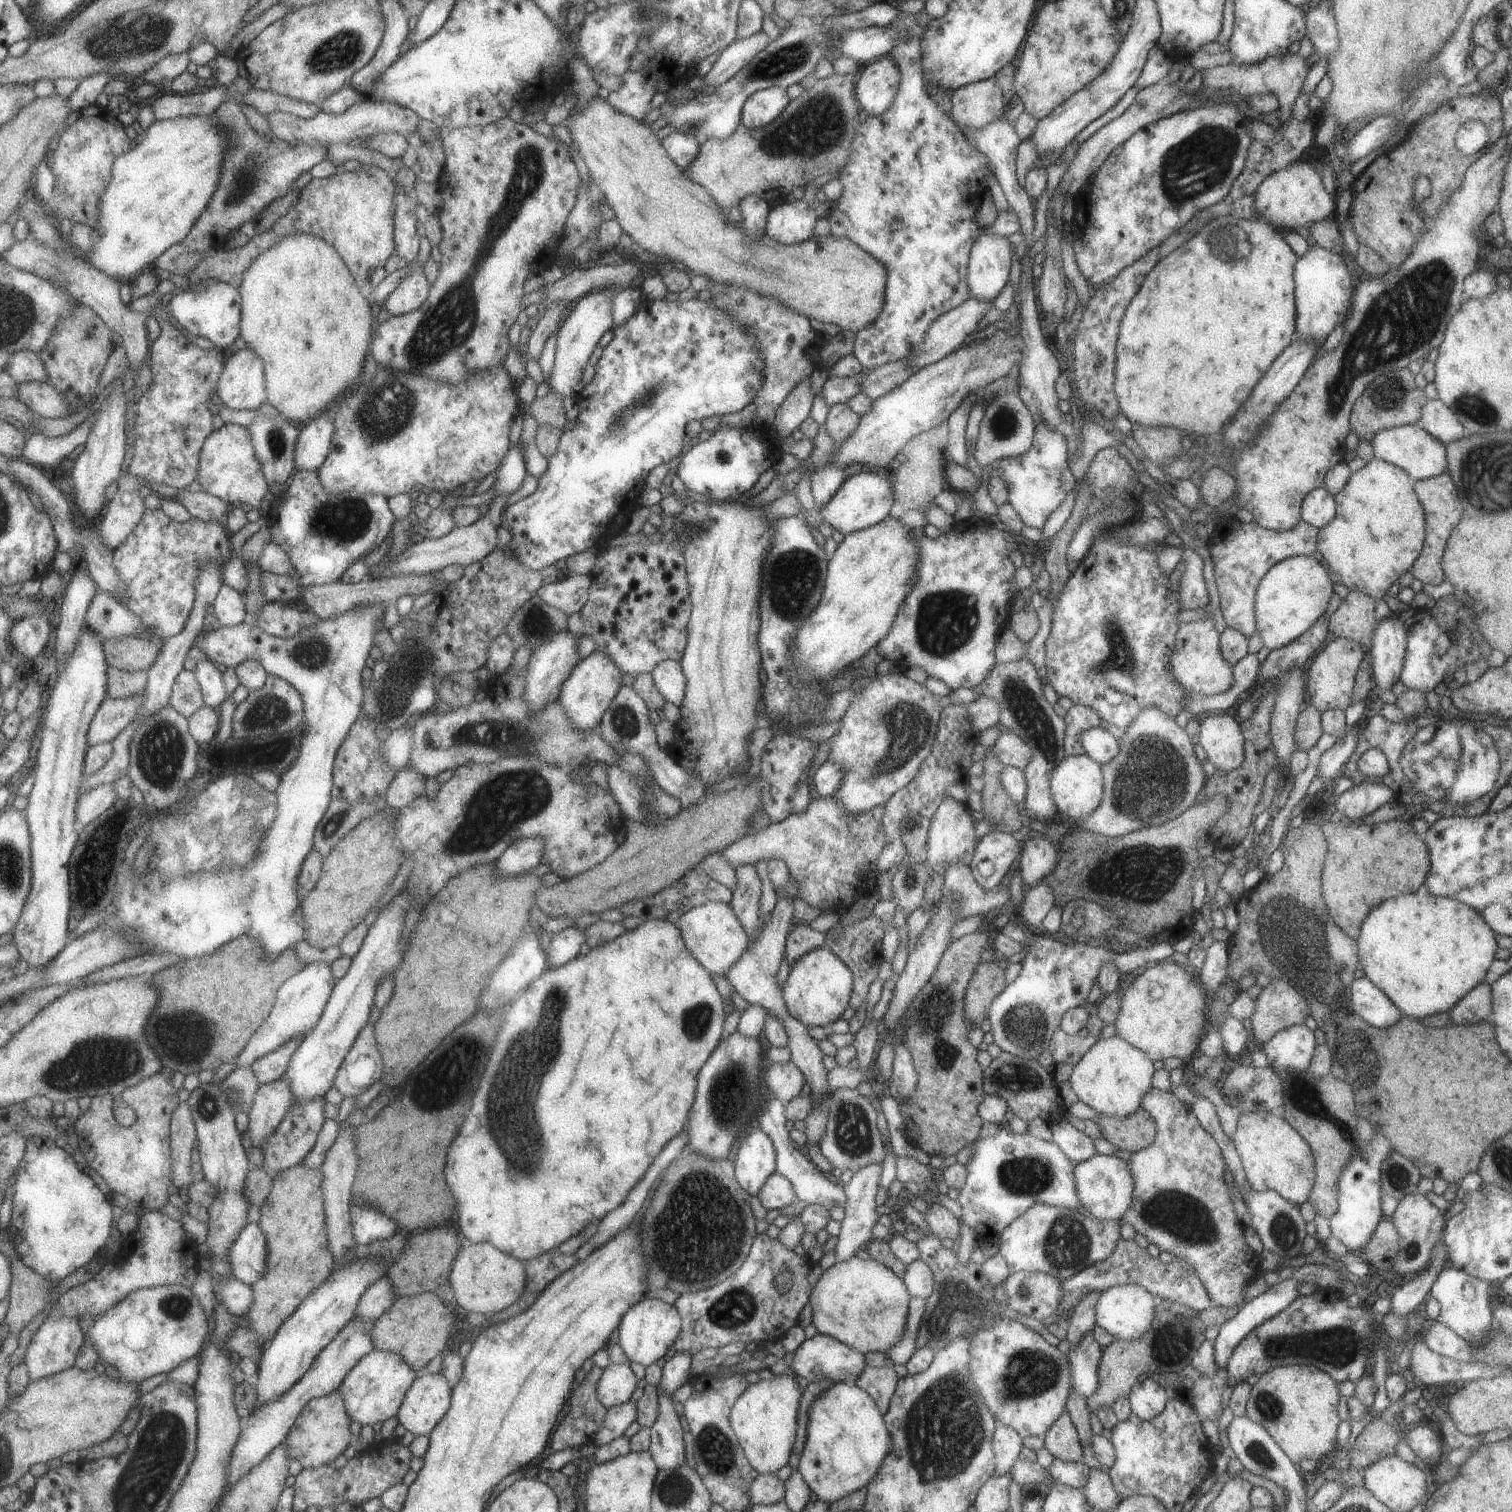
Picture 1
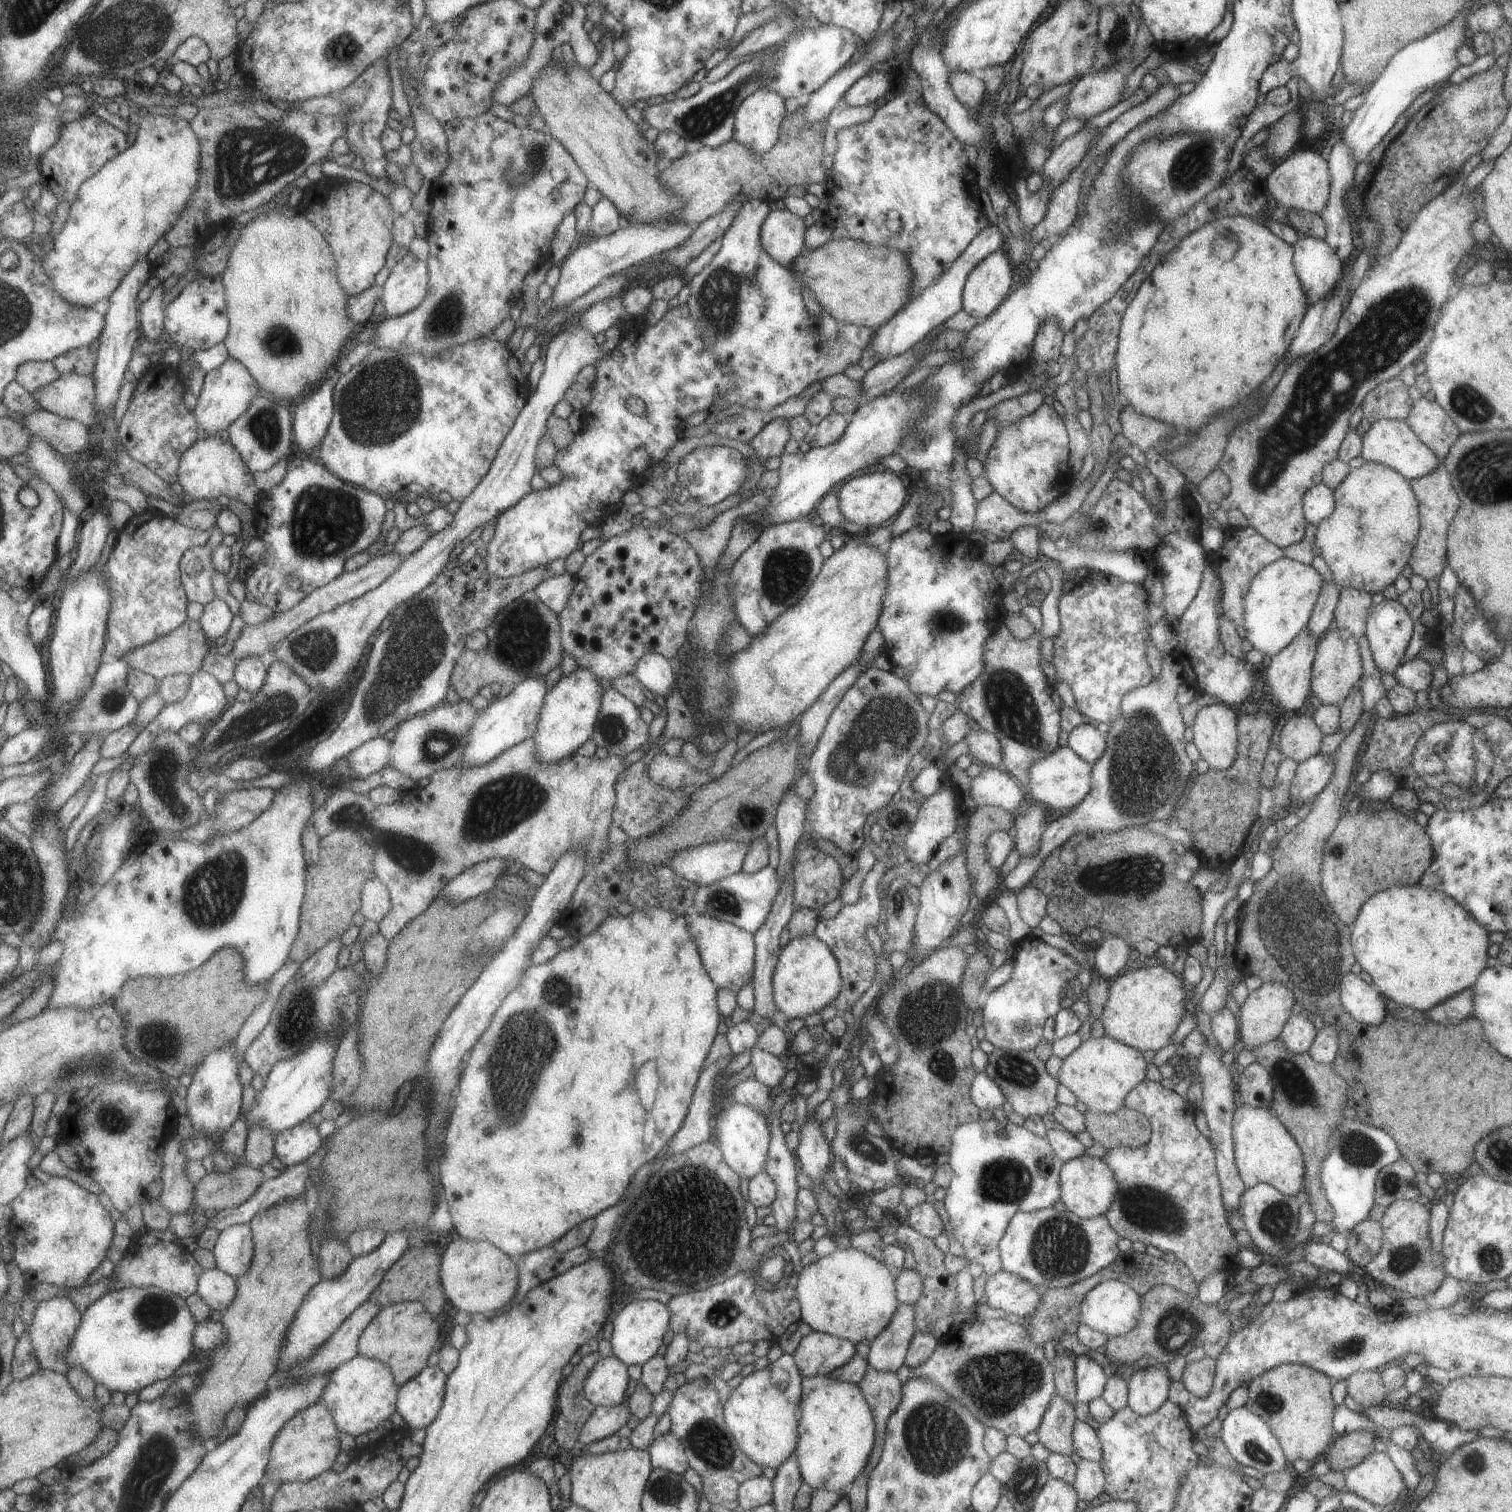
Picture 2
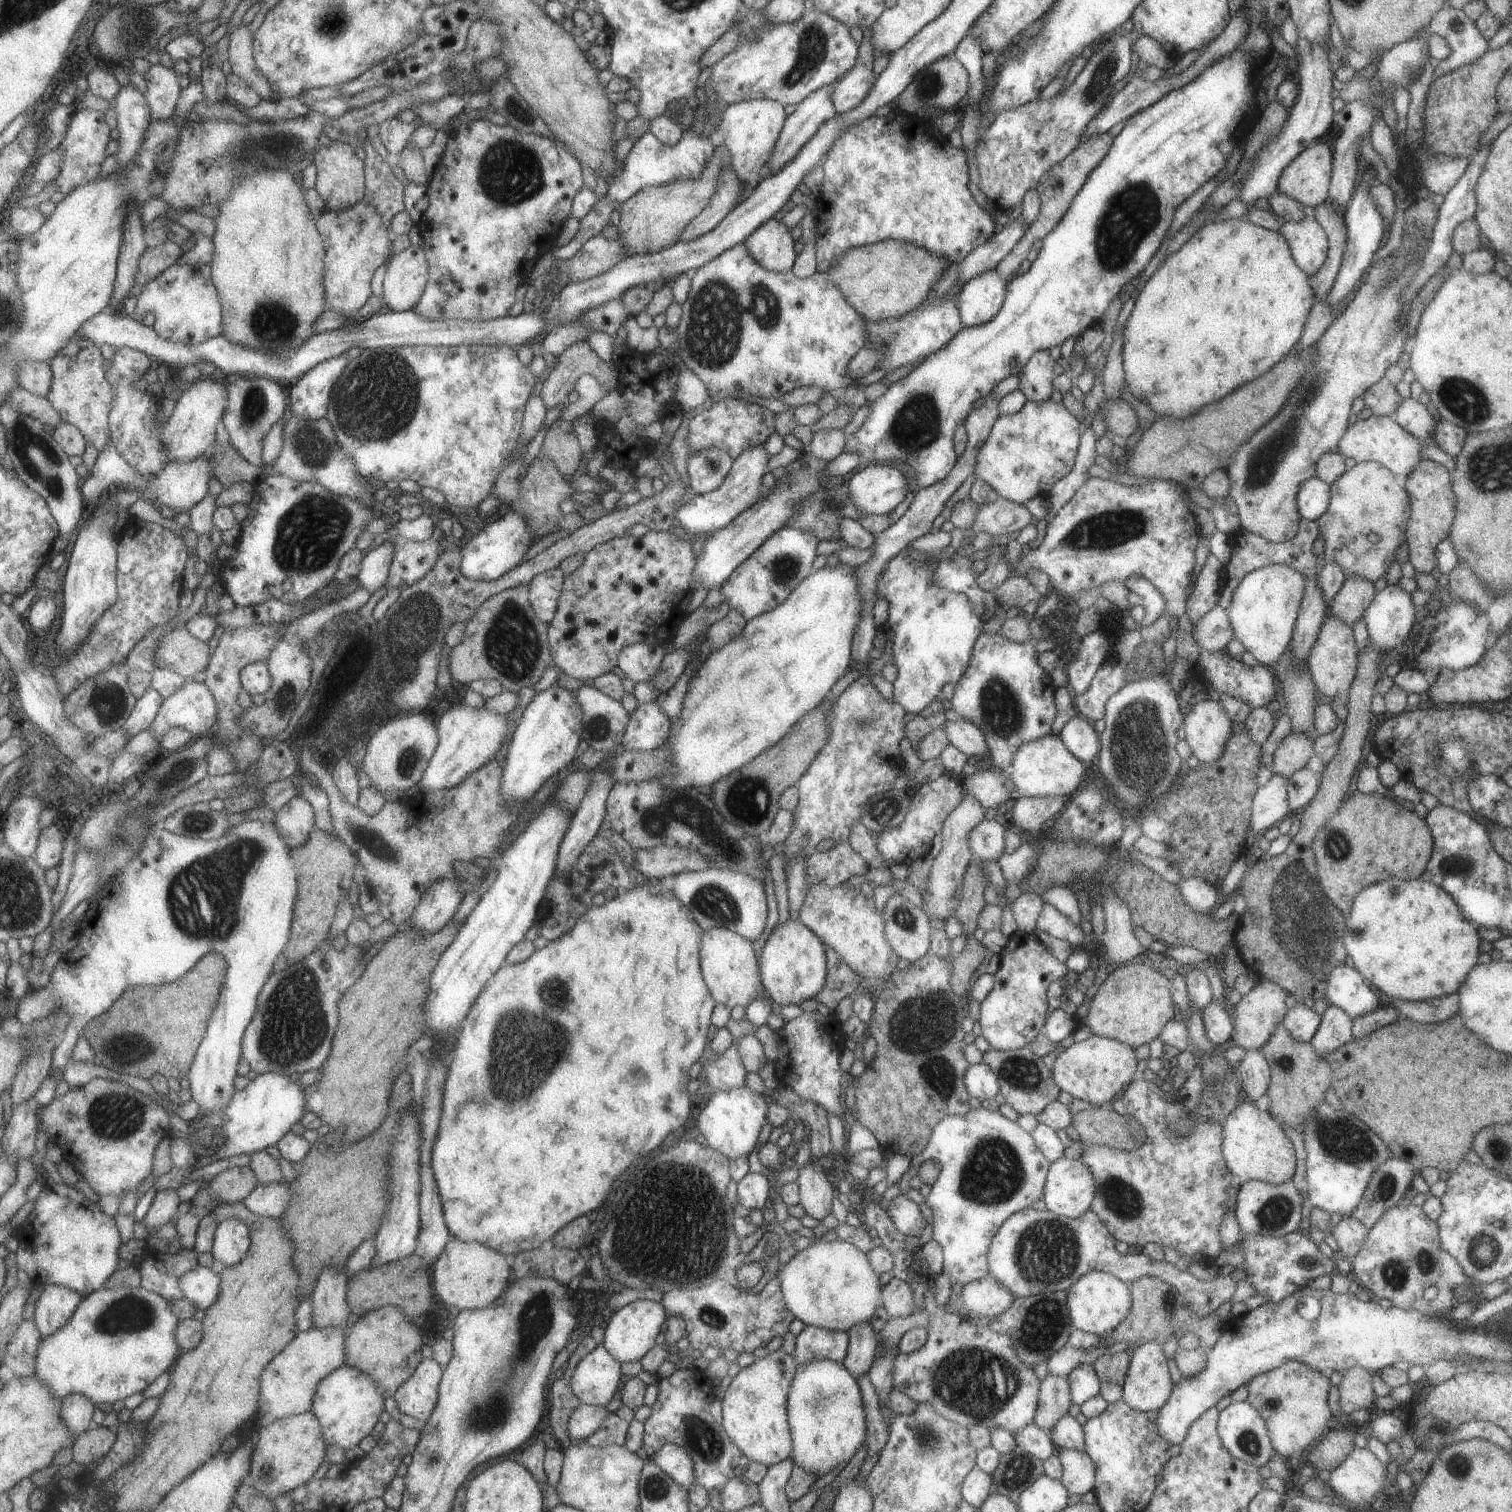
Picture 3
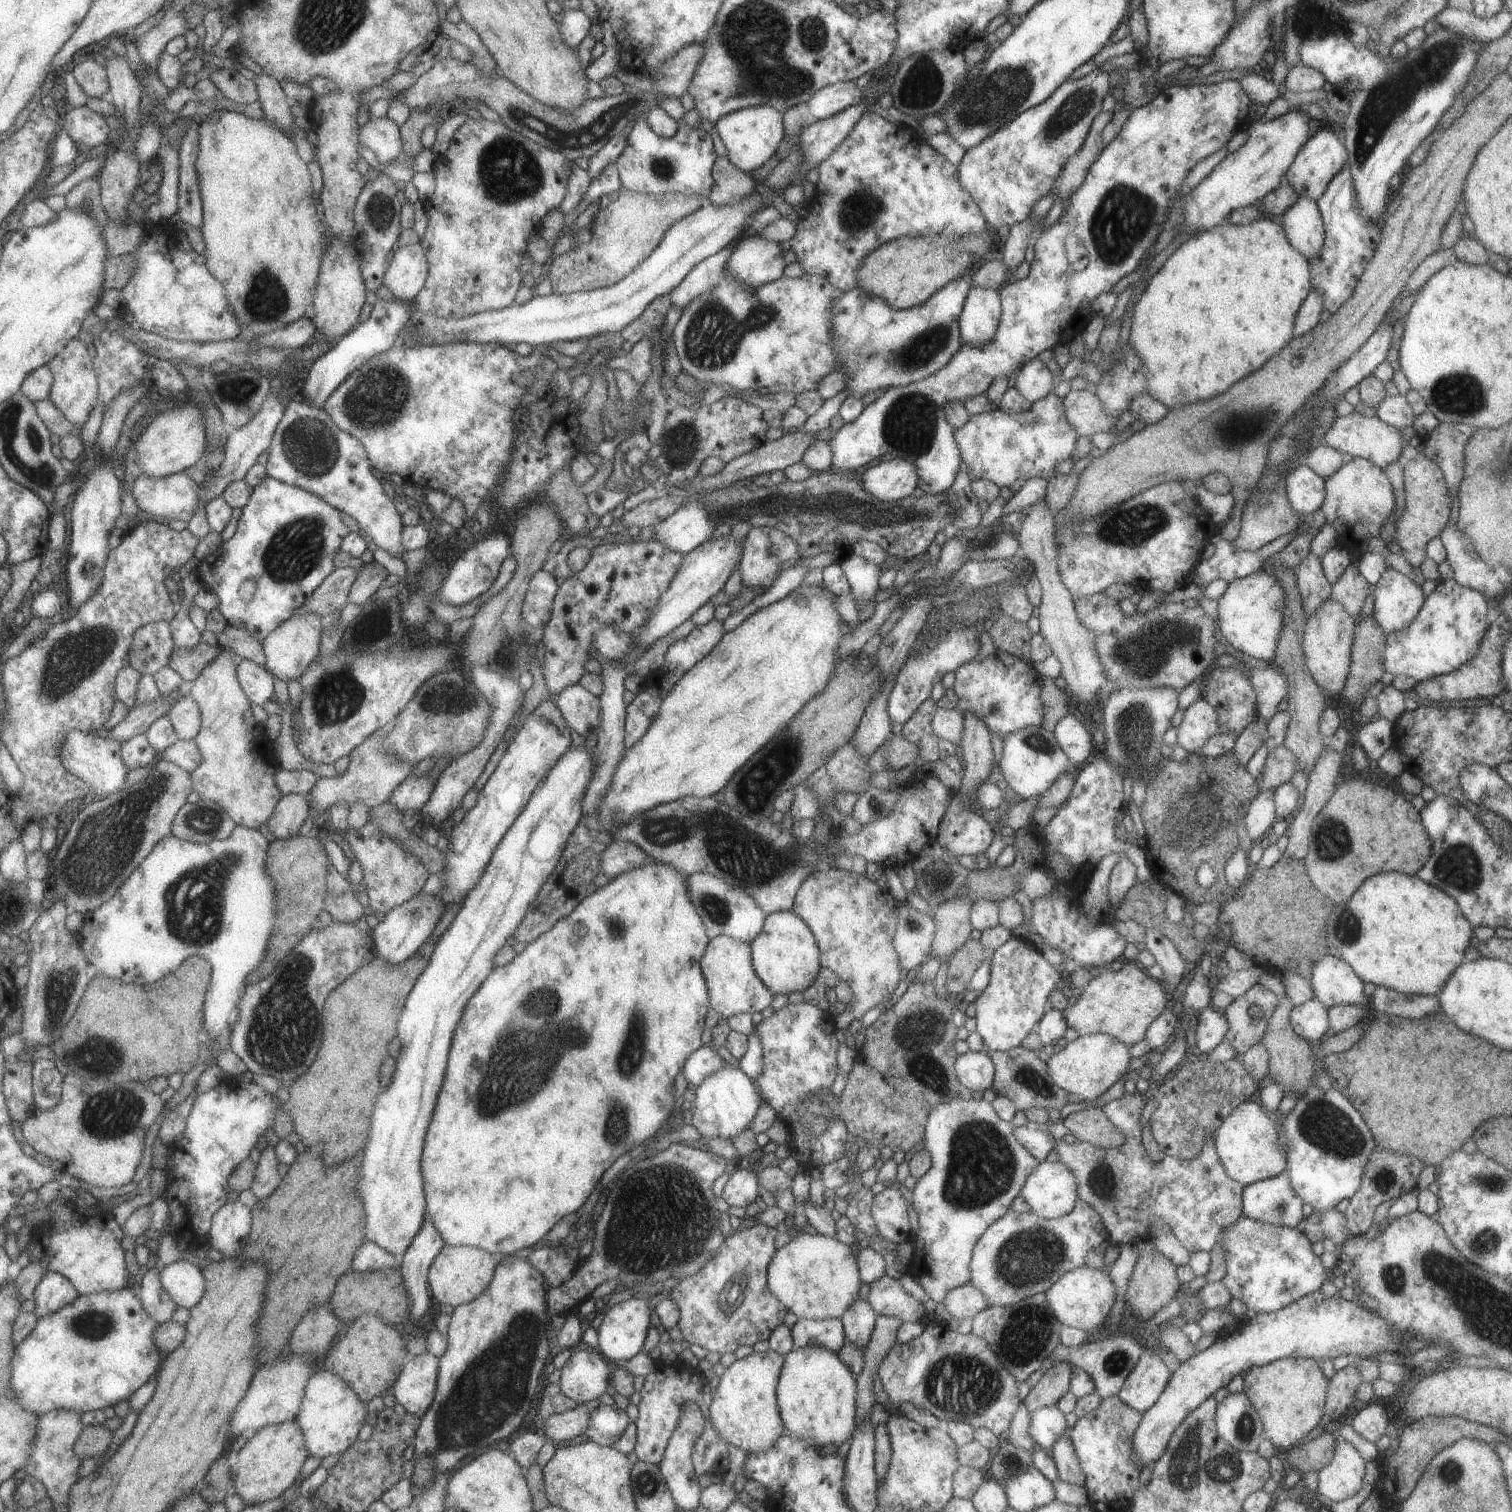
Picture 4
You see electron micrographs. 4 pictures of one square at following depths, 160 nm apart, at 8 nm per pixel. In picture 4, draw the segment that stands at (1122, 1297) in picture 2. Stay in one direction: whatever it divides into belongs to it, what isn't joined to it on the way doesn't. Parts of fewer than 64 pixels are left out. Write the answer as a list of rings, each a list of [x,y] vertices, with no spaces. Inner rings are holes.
[[[1089,1267],[1074,1268],[1066,1272],[1047,1292],[1050,1313],[1062,1325],[1084,1330],[1086,1333],[1099,1332],[1105,1326],[1109,1310],[1115,1300],[1115,1286],[1109,1279],[1107,1271]]]

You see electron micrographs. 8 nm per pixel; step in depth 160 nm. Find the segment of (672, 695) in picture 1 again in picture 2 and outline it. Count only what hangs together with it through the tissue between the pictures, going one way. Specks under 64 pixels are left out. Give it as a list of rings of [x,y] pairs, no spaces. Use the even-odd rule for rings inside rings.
[[[645,653],[636,662],[633,674],[648,694],[659,694],[666,699],[676,686],[676,676],[668,660],[659,653]]]

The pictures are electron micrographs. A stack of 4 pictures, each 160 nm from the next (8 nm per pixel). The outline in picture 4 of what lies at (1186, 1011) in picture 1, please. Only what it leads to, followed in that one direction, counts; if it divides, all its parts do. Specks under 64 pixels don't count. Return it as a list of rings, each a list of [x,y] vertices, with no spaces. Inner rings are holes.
[[[1123,961],[1123,966],[1116,972],[1103,970],[1084,986],[1080,998],[1072,1000],[1070,1007],[1062,1010],[1069,1028],[1073,1028],[1078,1036],[1103,1033],[1116,1038],[1128,1047],[1144,1040],[1147,1027],[1165,1010],[1165,987],[1161,981],[1147,976],[1145,970],[1135,962]]]

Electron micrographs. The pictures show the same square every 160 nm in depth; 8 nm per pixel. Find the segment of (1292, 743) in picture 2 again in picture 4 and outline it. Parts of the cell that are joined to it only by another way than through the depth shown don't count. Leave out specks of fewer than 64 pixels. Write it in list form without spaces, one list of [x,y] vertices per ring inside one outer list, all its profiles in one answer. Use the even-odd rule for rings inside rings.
[[[1283,745],[1275,747],[1266,756],[1262,777],[1256,780],[1258,792],[1263,789],[1277,788],[1281,783],[1288,783],[1295,771],[1295,755]]]

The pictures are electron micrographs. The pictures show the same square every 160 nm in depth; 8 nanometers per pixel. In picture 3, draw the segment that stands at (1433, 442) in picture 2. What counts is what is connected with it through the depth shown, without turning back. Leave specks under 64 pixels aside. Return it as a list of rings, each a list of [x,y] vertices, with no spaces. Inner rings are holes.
[[[1411,397],[1403,399],[1391,417],[1403,430],[1412,434],[1419,442],[1423,440],[1425,443],[1430,443],[1433,440],[1437,421],[1433,419],[1424,404],[1415,399]]]

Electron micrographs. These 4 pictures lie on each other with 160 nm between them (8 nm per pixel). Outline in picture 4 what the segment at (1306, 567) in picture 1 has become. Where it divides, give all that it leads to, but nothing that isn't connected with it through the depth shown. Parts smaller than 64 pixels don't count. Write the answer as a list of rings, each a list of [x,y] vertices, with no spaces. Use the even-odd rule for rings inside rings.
[[[1263,568],[1236,578],[1228,583],[1221,598],[1217,601],[1217,626],[1222,638],[1235,650],[1270,662],[1280,637],[1284,592],[1278,580]]]

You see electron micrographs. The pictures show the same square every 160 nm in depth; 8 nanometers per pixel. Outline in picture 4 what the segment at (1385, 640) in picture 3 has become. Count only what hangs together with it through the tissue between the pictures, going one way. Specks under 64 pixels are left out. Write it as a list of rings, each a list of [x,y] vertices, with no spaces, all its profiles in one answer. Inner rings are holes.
[[[1386,567],[1381,573],[1381,578],[1379,578],[1377,584],[1373,587],[1372,596],[1374,605],[1371,616],[1382,628],[1385,635],[1397,633],[1409,627],[1424,601],[1420,587],[1413,584],[1411,576],[1407,577],[1391,569],[1391,567]]]

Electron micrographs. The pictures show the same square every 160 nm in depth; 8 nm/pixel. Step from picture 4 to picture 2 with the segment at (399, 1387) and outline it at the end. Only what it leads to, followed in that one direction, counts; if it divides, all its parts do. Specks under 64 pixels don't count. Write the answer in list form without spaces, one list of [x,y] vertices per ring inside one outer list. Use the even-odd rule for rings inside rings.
[[[439,1366],[427,1367],[401,1386],[398,1411],[411,1429],[426,1429],[441,1414],[448,1374]]]

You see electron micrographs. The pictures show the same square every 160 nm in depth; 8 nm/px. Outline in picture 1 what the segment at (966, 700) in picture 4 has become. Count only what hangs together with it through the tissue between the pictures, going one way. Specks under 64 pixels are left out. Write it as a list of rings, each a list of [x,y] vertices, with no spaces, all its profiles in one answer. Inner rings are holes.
[[[1019,659],[1006,663],[995,663],[987,678],[975,685],[974,692],[978,696],[986,696],[997,704],[997,724],[1001,731],[1013,733],[1025,740],[1032,750],[1031,760],[1024,766],[1023,772],[1026,780],[1026,793],[1023,808],[1020,809],[1031,820],[1038,819],[1045,822],[1056,813],[1055,803],[1051,798],[1048,785],[1048,775],[1052,768],[1063,760],[1064,755],[1064,718],[1053,711],[1053,707],[1043,697],[1042,684],[1037,676],[1034,666],[1027,659]]]

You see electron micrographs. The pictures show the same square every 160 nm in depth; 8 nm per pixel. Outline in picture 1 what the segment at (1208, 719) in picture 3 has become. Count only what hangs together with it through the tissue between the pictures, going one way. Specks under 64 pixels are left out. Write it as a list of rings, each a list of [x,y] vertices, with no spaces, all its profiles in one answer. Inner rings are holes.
[[[1217,712],[1201,716],[1196,734],[1206,759],[1215,769],[1229,772],[1241,766],[1244,738],[1240,723],[1229,714]]]

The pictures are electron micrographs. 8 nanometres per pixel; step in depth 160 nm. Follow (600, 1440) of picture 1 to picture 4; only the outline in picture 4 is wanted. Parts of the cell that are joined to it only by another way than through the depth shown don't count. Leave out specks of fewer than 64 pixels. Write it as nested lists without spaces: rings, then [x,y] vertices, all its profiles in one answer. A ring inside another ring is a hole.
[[[595,1399],[550,1416],[545,1420],[545,1430],[542,1434],[549,1437],[553,1444],[575,1438],[586,1431],[589,1414],[598,1406],[599,1403]]]

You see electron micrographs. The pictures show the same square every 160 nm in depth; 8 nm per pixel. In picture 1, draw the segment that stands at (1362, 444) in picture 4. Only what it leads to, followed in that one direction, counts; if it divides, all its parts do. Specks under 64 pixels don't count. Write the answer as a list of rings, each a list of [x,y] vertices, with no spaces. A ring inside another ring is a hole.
[[[1420,424],[1381,429],[1374,434],[1371,446],[1375,458],[1404,470],[1412,481],[1434,477],[1447,472],[1445,445],[1434,436],[1431,436]]]

